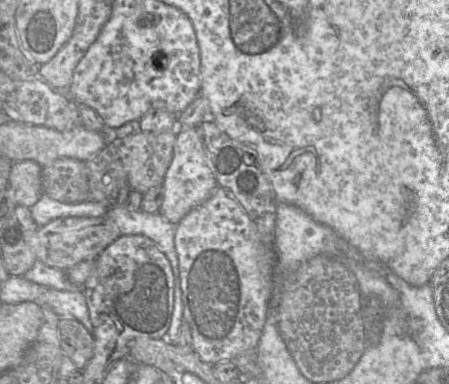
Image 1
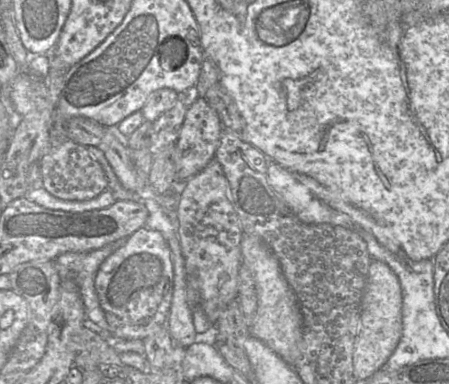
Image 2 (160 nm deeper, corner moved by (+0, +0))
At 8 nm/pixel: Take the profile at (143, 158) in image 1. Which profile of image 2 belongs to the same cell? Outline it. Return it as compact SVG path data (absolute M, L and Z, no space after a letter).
M179 94L174 106L153 122L153 133L148 148L153 155L162 148L176 143L189 105L185 102L185 95Z

